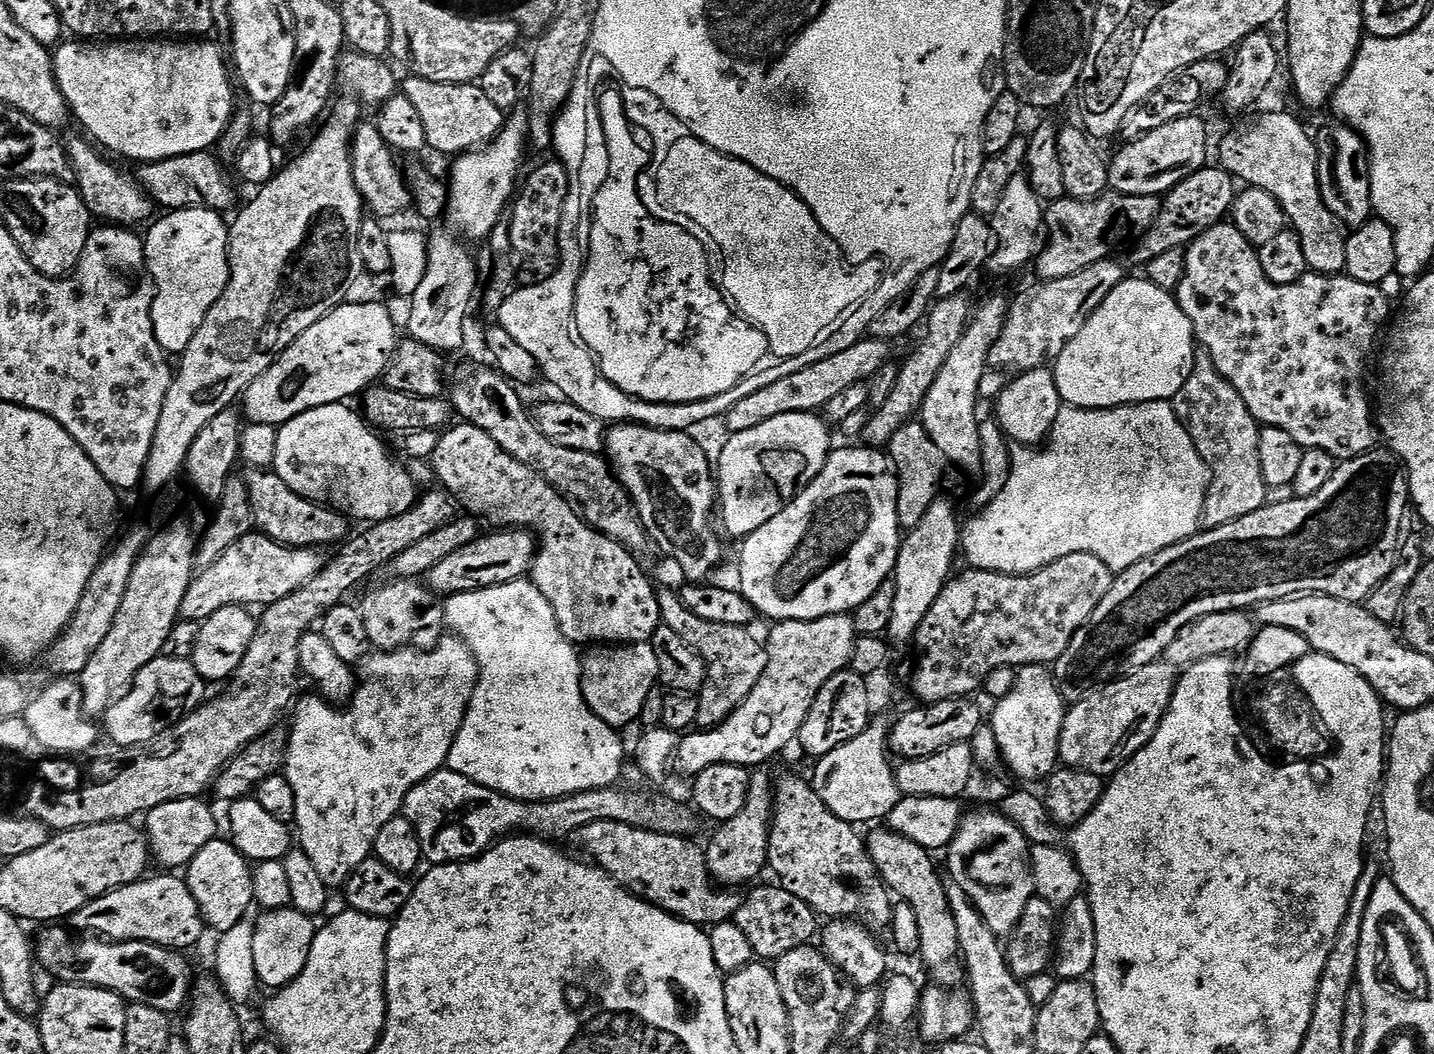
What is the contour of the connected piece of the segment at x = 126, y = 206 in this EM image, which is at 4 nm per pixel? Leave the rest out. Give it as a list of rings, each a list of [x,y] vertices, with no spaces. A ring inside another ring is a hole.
[[[87,139],[84,140],[67,141],[66,151],[72,162],[75,187],[93,217],[100,219],[101,216],[104,219],[101,221],[112,226],[137,226],[136,224],[142,223],[143,220],[151,221],[154,202],[148,197],[148,193],[129,173],[128,177],[126,173],[119,172],[110,161],[99,156],[101,153]]]

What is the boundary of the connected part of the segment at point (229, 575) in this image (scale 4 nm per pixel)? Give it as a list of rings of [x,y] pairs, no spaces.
[[[249,534],[238,538],[238,542],[234,542],[234,546],[230,546],[230,550],[226,550],[226,554],[222,554],[222,558],[218,558],[218,562],[214,562],[208,568],[199,569],[193,575],[190,586],[186,590],[186,598],[182,598],[181,617],[185,620],[203,622],[206,618],[210,618],[210,614],[214,614],[214,610],[222,610],[222,606],[231,604],[267,606],[278,602],[292,594],[294,590],[304,586],[310,578],[314,578],[314,574],[318,574],[324,569],[326,560],[320,555],[321,553],[317,549],[288,548],[263,534]]]

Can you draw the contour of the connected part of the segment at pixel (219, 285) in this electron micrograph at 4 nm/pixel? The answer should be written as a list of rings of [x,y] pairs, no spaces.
[[[177,208],[164,214],[160,221],[157,219],[151,225],[148,236],[143,237],[144,241],[144,261],[148,264],[148,275],[152,277],[152,284],[156,288],[156,297],[152,299],[152,321],[154,322],[154,334],[158,338],[158,342],[163,346],[165,353],[182,354],[186,350],[186,346],[190,346],[190,338],[194,338],[194,334],[198,334],[198,326],[202,326],[202,322],[206,322],[206,314],[210,314],[210,310],[214,306],[214,302],[218,302],[218,298],[222,298],[222,294],[228,285],[230,278],[230,266],[228,265],[228,230],[229,225],[224,224],[225,217],[219,212],[211,212],[208,208]]]

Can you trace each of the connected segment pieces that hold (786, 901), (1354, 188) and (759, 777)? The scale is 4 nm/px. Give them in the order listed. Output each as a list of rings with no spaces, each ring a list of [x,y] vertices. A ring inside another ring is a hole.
[[[773,886],[773,888],[753,887],[752,893],[744,896],[742,906],[738,906],[734,922],[742,934],[746,934],[753,953],[761,961],[775,962],[782,959],[790,950],[811,945],[818,936],[818,924],[816,928],[817,913],[802,898],[794,898],[785,888]]]
[[[1331,122],[1315,133],[1317,148],[1318,186],[1326,207],[1341,220],[1345,229],[1355,230],[1373,219],[1372,195],[1370,194],[1370,170],[1372,163],[1368,157],[1368,143],[1349,124]]]
[[[756,770],[752,772],[752,777],[750,778],[750,790],[746,794],[746,804],[742,806],[742,810],[738,814],[734,814],[734,818],[730,818],[729,820],[723,821],[719,825],[720,828],[716,833],[713,834],[712,837],[709,838],[708,844],[706,843],[706,847],[704,848],[704,857],[706,858],[706,866],[708,867],[708,873],[712,875],[713,881],[717,885],[723,886],[729,890],[740,890],[740,887],[743,884],[751,885],[753,882],[751,880],[756,880],[759,878],[763,872],[766,872],[768,868],[768,843],[770,842],[770,830],[772,829],[772,813],[774,811],[774,780],[773,777],[768,777],[764,770]]]

